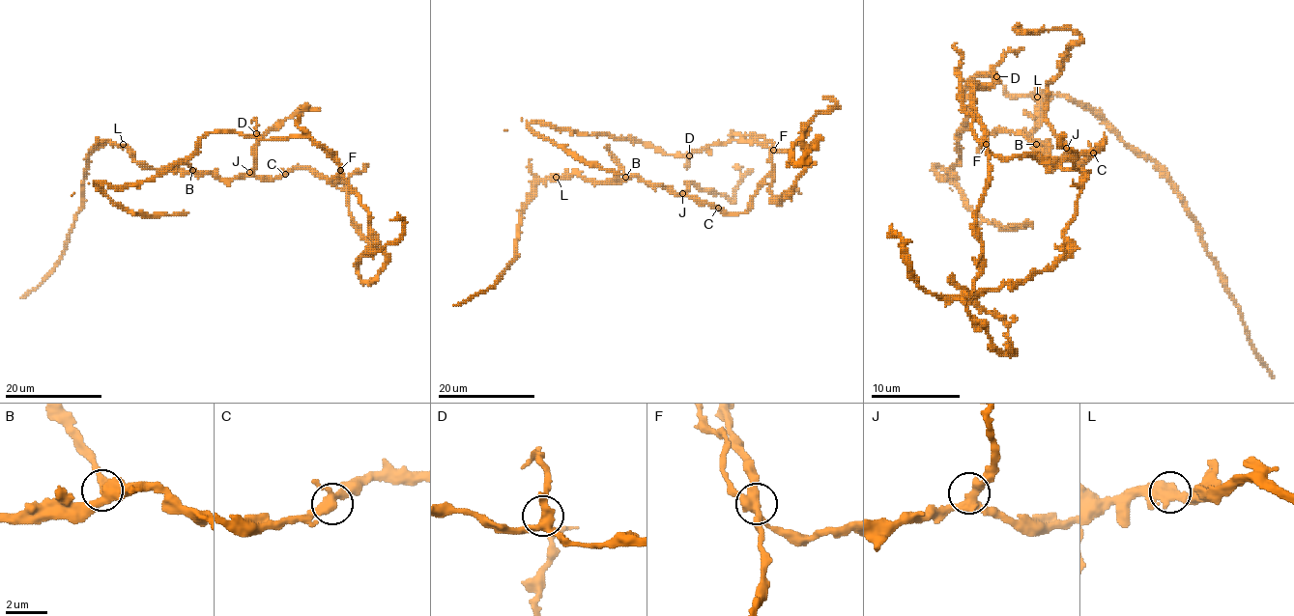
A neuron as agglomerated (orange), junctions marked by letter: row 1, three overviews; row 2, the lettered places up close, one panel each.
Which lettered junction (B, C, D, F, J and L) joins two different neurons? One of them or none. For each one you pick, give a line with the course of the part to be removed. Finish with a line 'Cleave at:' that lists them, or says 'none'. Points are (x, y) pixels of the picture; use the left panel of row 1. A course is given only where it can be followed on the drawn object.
F: (341, 169), (301, 135), (211, 131), (190, 156), (145, 181), (97, 182), (134, 211), (187, 211)
Cleave at: F

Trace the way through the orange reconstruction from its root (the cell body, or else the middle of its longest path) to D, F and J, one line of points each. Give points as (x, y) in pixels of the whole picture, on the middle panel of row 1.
D: (749, 204), (757, 186), (772, 171), (771, 149), (760, 143), (730, 141), (709, 144), (689, 155)
F: (749, 204), (757, 186), (772, 171), (770, 154), (774, 149)
J: (749, 204), (744, 212), (723, 213), (717, 208), (700, 204), (682, 193)

